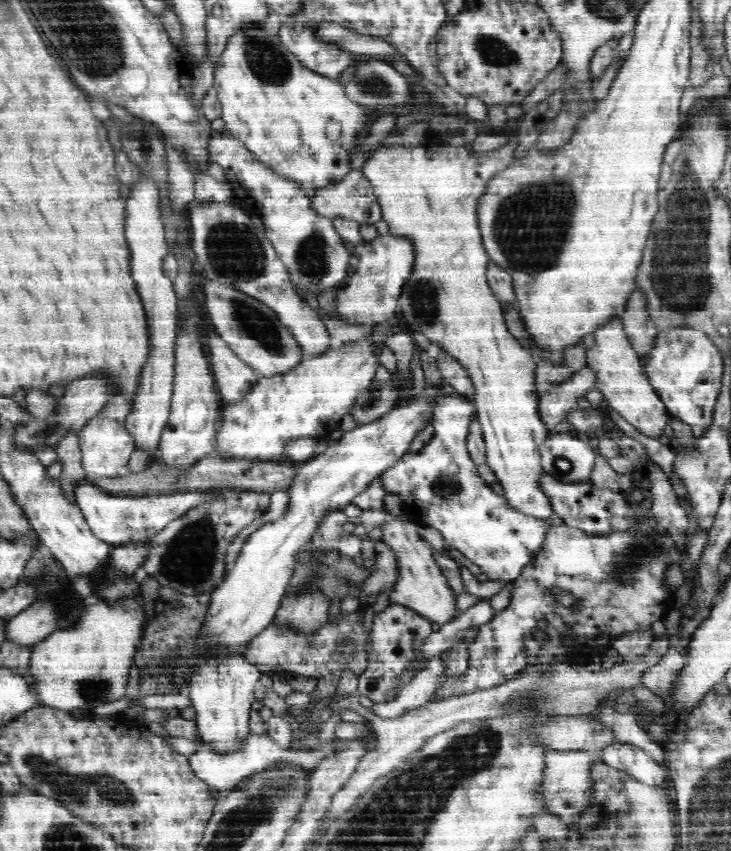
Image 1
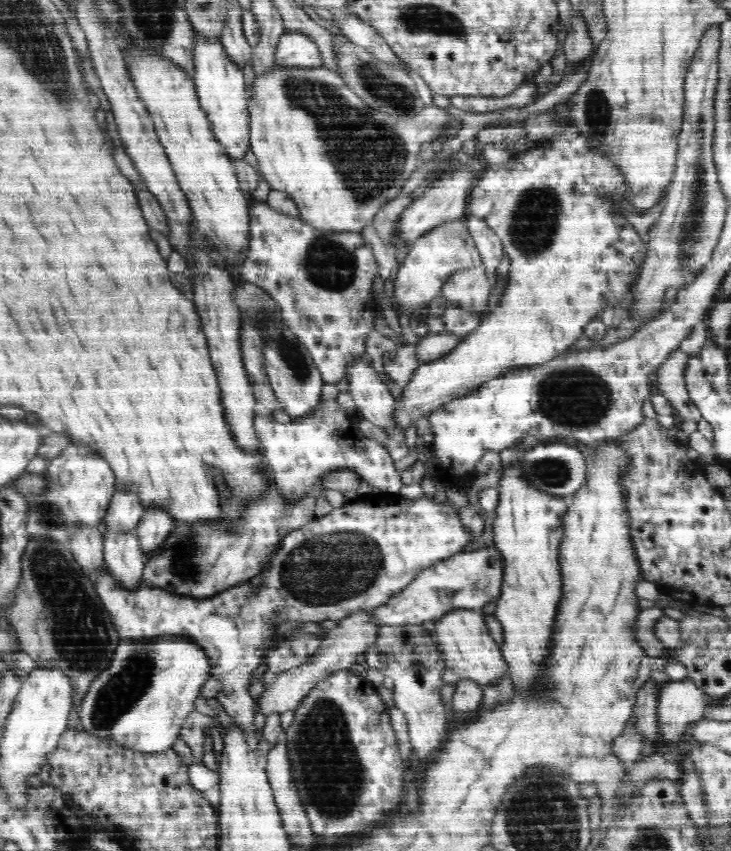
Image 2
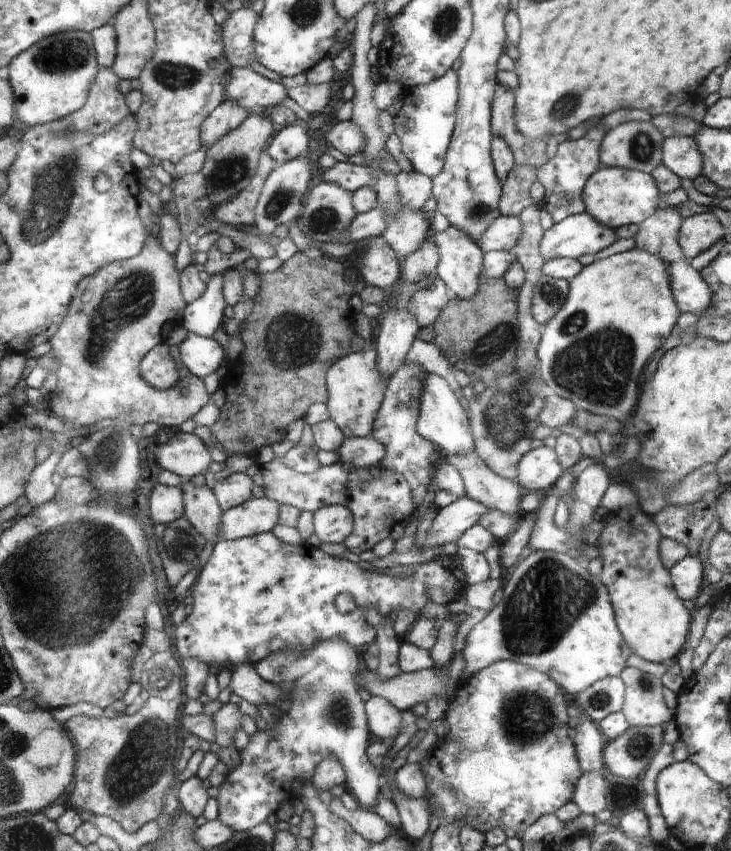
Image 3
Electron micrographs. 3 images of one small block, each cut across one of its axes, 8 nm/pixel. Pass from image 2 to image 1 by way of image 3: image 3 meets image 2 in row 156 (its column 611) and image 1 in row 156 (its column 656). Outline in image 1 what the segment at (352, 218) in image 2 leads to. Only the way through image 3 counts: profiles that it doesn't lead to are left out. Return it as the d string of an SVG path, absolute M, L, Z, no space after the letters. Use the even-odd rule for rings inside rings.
M260 24L245 25L236 30L230 36L224 53L218 57L218 64L213 87L222 107L224 130L242 142L276 177L285 178L296 185L308 184L325 189L328 184L349 176L350 152L354 150L354 142L366 136L370 116L366 116L369 112L360 104L348 100L338 80L304 68L298 58L283 46L278 35L267 34ZM333 121L340 125L337 140L326 137L327 123Z

